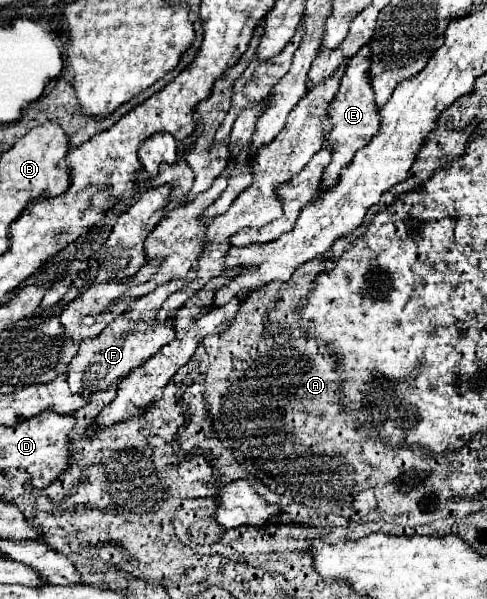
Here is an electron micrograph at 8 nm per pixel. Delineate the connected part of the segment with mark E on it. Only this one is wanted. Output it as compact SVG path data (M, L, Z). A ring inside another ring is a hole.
M362 46L358 50L358 54L354 58L350 58L350 64L342 76L342 82L340 82L340 88L334 96L334 100L330 102L330 110L328 110L328 120L330 120L330 126L332 130L324 134L322 138L322 146L324 148L330 148L332 152L332 160L330 164L326 166L326 170L322 172L322 182L320 182L320 188L318 192L324 192L324 190L330 190L338 184L338 178L340 178L340 170L346 168L354 154L366 146L366 142L378 132L378 110L374 110L374 92L370 90L370 84L366 82L366 74L368 74L368 56L370 56L370 50L366 50L366 46Z

